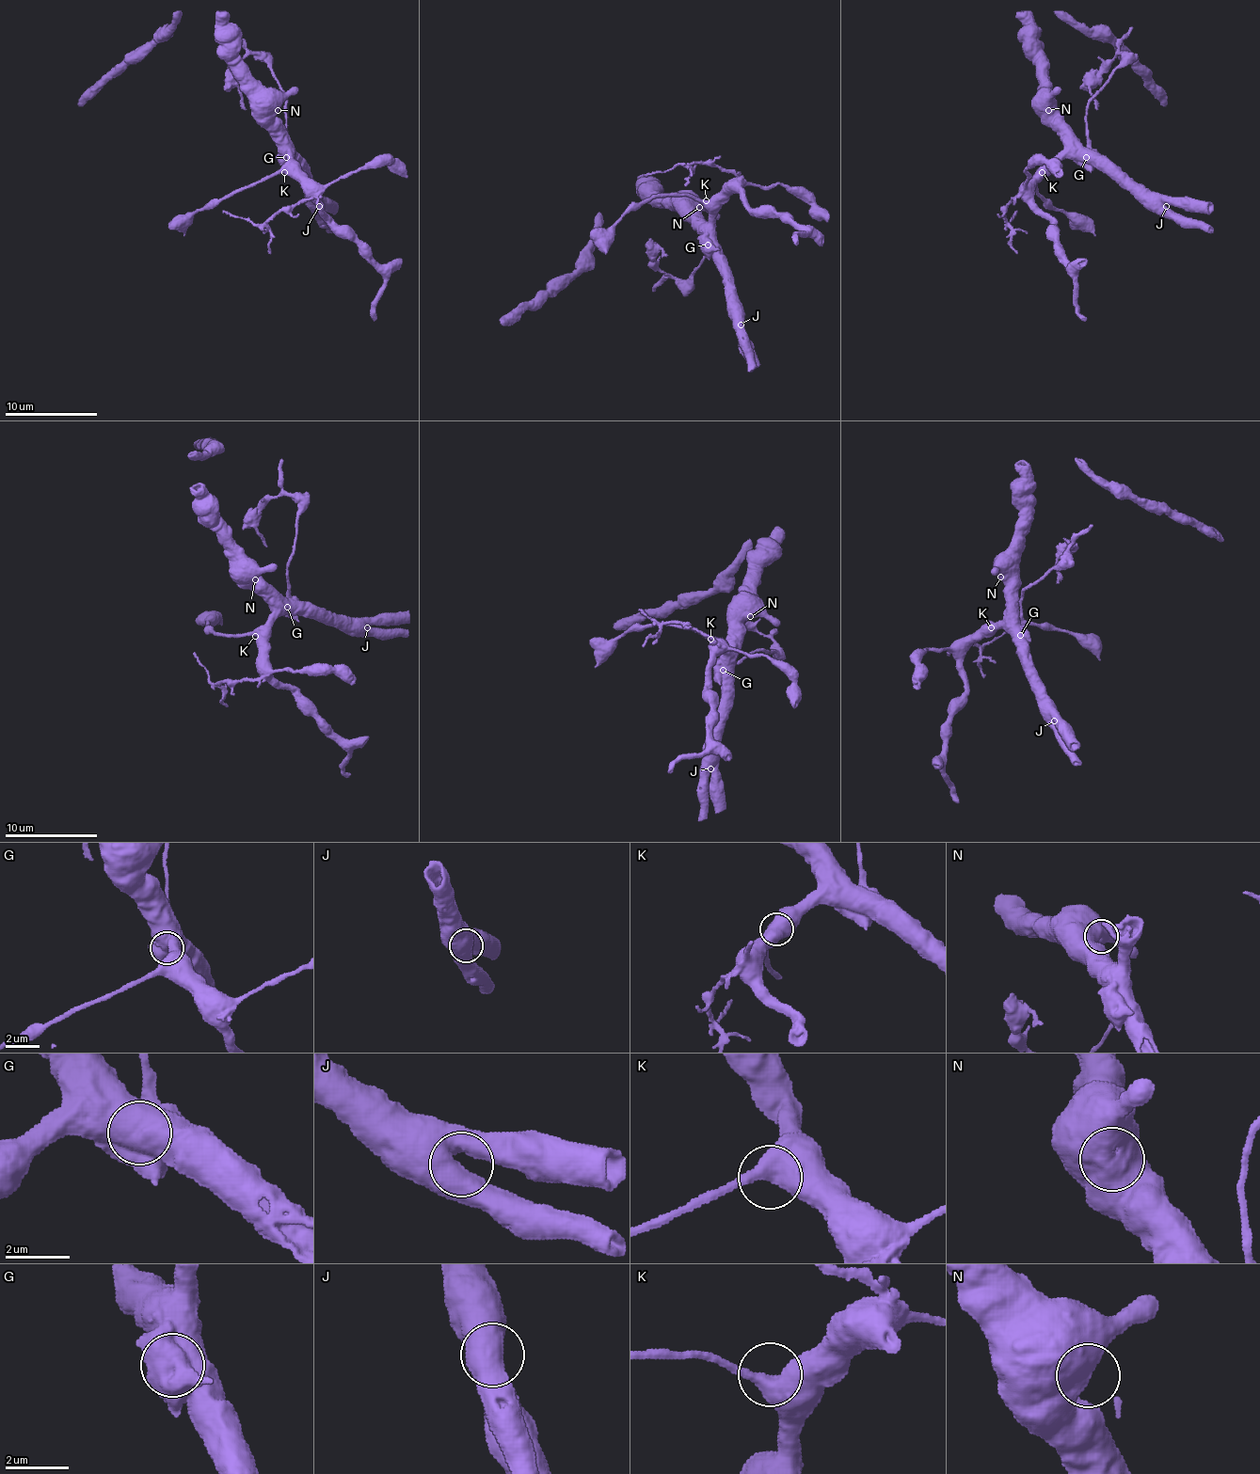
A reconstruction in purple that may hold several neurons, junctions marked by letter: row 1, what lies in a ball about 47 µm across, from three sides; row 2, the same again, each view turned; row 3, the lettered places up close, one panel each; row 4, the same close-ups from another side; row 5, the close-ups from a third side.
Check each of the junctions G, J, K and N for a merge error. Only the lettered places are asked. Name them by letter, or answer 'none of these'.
G

